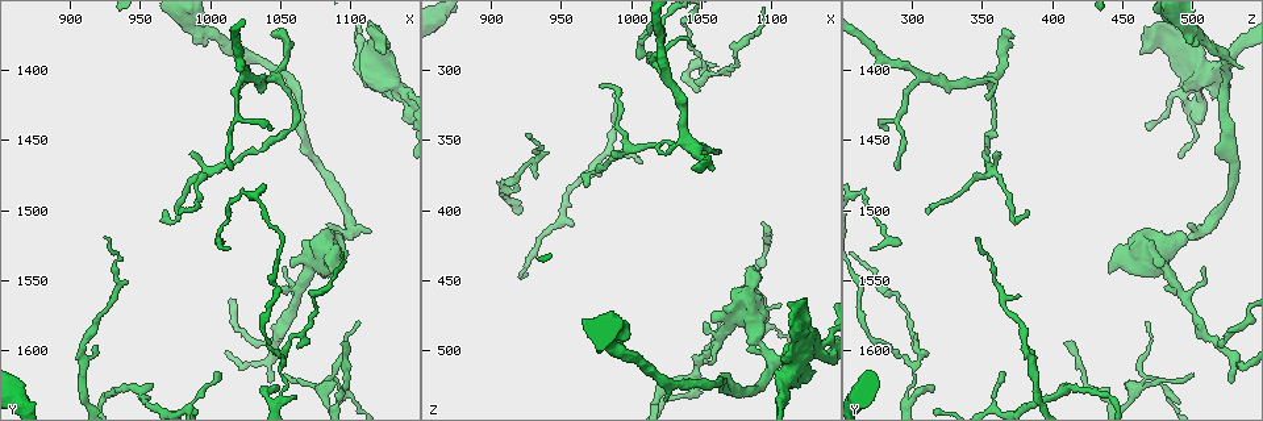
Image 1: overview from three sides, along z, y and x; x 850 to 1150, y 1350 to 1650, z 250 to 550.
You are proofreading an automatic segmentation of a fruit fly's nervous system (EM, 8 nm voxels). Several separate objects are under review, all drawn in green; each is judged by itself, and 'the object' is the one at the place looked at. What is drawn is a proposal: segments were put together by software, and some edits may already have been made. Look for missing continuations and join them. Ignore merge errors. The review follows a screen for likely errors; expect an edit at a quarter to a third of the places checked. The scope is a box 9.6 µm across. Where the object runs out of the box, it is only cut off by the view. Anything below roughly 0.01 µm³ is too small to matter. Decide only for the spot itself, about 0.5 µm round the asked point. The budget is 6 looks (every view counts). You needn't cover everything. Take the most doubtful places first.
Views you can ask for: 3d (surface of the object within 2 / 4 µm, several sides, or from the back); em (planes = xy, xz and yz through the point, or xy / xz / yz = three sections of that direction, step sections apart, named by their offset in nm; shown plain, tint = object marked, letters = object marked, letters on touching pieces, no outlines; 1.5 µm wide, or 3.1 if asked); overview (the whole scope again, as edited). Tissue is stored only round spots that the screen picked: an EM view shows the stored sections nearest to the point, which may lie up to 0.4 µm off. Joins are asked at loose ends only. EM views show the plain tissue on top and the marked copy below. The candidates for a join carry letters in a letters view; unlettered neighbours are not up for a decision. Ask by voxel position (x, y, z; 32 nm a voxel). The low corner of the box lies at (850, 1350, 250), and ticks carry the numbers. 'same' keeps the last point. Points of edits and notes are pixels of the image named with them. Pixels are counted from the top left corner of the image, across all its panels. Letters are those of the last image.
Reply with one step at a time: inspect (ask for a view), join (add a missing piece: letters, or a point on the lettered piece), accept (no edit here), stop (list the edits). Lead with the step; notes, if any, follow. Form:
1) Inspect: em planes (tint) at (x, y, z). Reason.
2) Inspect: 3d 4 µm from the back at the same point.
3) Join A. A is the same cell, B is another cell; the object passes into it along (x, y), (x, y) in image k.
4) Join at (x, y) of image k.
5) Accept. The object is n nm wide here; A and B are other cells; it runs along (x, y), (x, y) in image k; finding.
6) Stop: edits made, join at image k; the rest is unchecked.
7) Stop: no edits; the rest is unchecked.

Inspect: em xz step 8 (letters) at (1058, 1540, 478). An open end.

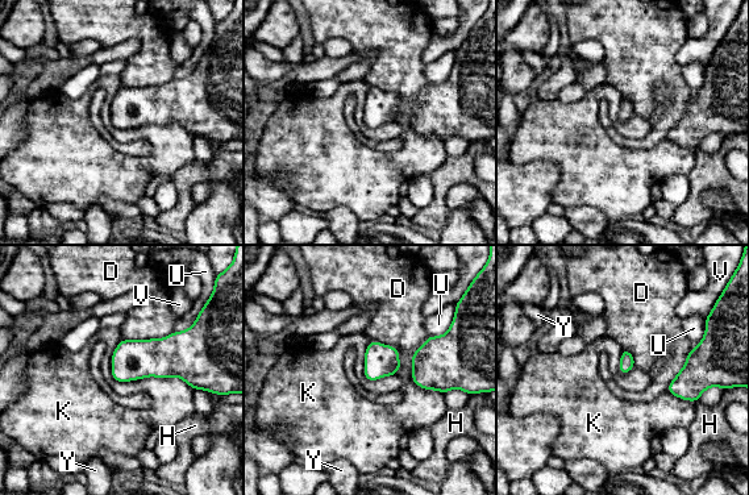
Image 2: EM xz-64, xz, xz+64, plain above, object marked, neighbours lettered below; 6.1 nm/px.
Inspect: em planes (letters) at the same point. Cut it another way.

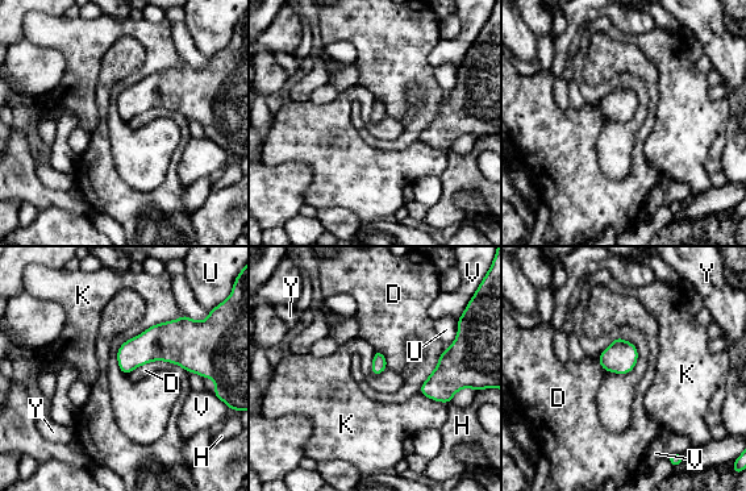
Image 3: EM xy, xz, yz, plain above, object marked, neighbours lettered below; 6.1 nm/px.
Accept. D, H, K, U, V and Y are other cells; a border runs along (182, 313), (128, 338), (119, 369) in image 3; none of them fits.

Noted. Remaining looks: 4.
Inspect: em xy step 8 (letters) at (966, 1498, 384). Branch stops here.

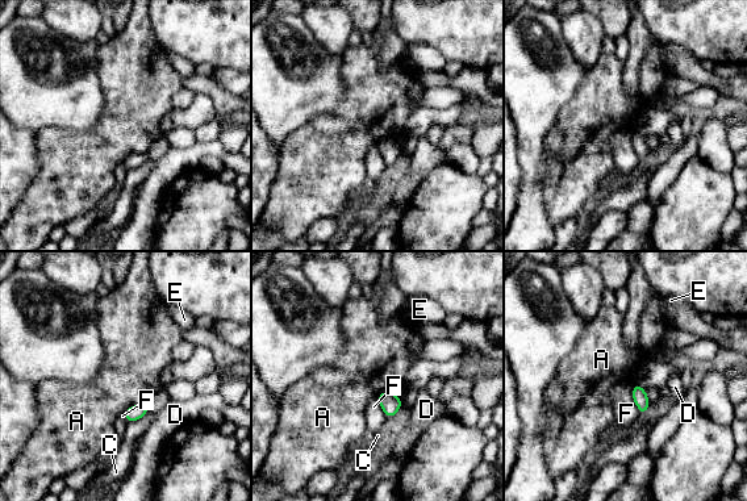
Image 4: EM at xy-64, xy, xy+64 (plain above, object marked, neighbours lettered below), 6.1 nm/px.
Accept. A, C, D, E and F are other cells; no lettered piece goes on from it.

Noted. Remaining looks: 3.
Inspect: em xz step 8 (tint) at (1042, 1622, 526). Free end.

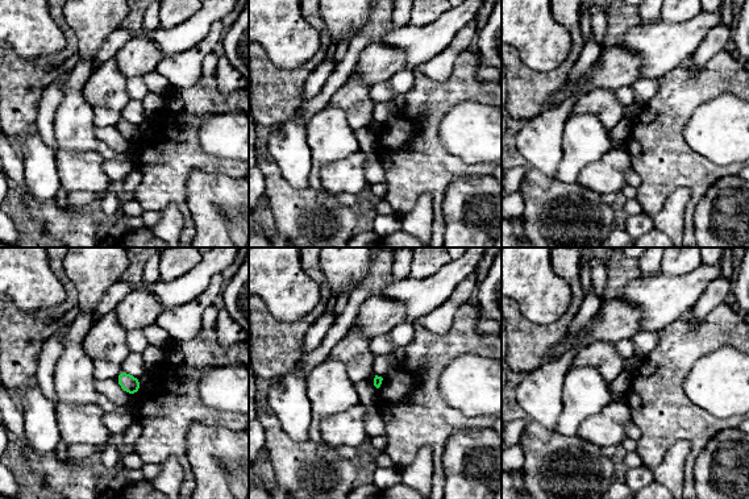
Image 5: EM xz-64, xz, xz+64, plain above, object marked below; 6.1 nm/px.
Inspect: em xy step 4 (letters) at the same point. Cut it another way.

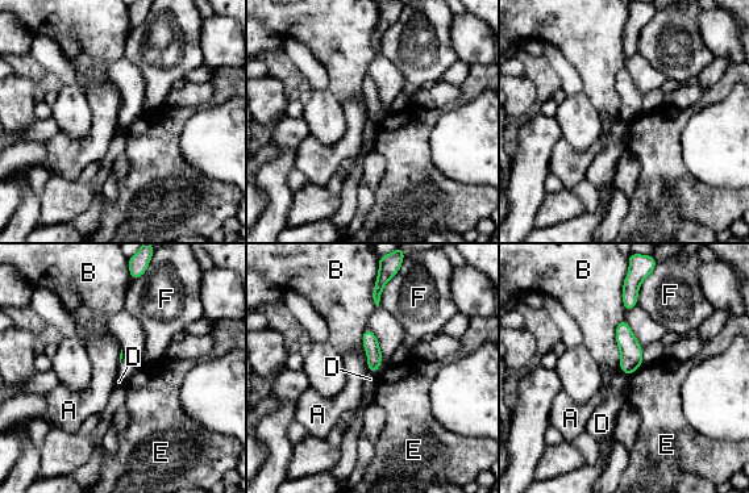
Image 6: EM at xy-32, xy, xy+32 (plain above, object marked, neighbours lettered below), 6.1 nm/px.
Accept. A, B, D, E and F are other cells; a border runs along (620, 370), (629, 375) in image 6; no lettered piece goes on from it.

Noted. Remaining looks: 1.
Stop: no edits; the rest is unchecked.

